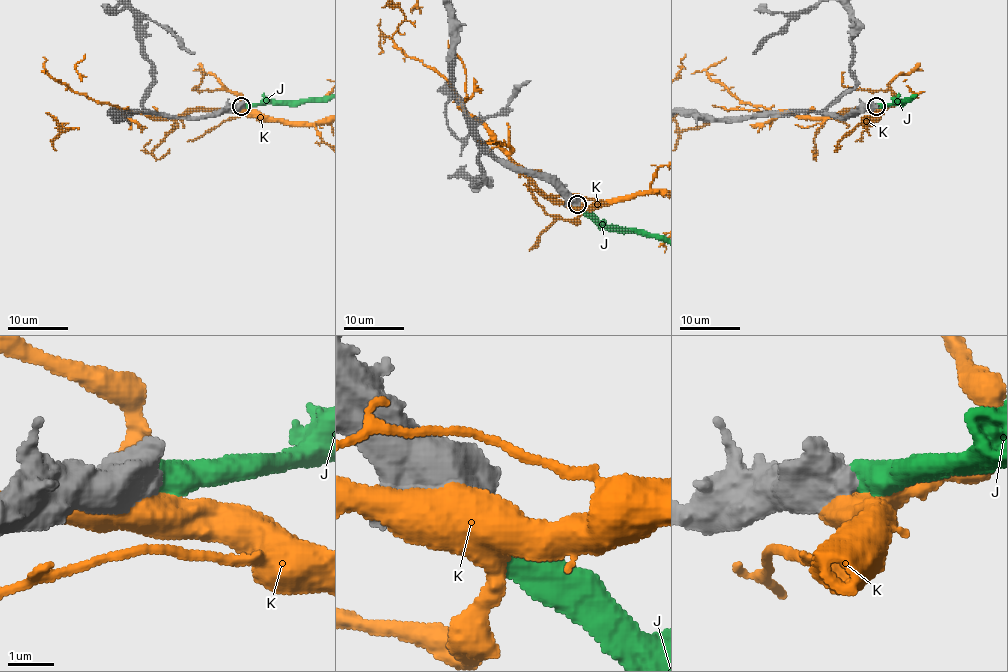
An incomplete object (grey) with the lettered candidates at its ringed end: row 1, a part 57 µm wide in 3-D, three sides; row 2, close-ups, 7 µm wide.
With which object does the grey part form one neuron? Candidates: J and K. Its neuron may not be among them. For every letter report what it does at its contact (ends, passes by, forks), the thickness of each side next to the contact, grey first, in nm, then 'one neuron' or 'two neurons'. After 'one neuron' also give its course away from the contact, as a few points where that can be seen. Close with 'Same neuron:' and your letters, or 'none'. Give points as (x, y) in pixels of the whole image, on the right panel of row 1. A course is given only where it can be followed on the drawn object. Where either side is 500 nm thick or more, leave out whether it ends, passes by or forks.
J: 650 nm thick on the grey side, 600 nm on the other; one neuron
K: 750 nm thick on the grey side, 800 nm on the other; two neurons
Same neuron: J

